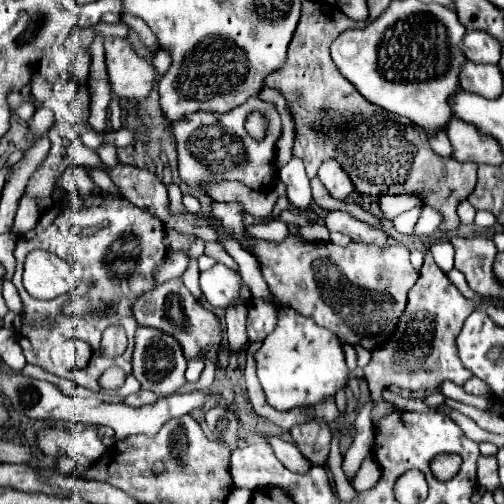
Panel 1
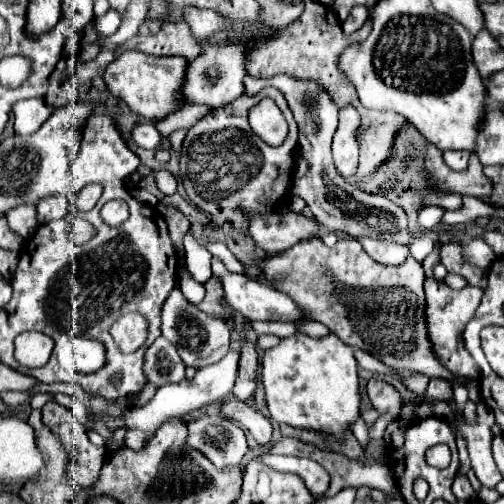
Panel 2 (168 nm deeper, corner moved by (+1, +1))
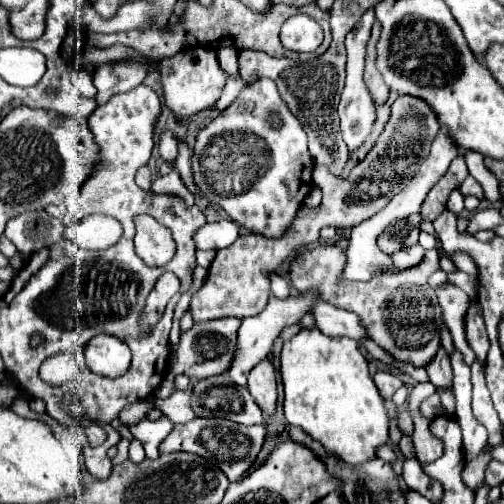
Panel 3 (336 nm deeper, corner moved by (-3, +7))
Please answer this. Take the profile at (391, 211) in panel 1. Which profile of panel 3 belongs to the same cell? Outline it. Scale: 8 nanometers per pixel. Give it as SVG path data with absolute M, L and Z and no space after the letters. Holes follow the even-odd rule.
M471 175L466 177L458 189L463 196L474 195L479 199L484 198L484 193L481 185Z

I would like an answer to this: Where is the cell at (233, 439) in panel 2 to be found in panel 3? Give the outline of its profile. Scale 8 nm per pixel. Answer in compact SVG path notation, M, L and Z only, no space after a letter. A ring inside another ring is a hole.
M194 417L188 423L174 425L172 433L162 441L160 453L170 453L170 451L192 451L208 461L214 461L230 481L240 479L250 465L254 463L256 455L262 449L264 443L264 433L266 429L262 425L236 425L234 421L220 421L216 417Z

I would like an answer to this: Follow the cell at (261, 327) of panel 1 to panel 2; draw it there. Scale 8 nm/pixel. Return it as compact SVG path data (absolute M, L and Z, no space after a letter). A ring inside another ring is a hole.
M252 323L252 325L254 325L258 335L260 333L272 333L276 337L280 337L280 339L290 337L290 335L294 335L298 331L292 323Z

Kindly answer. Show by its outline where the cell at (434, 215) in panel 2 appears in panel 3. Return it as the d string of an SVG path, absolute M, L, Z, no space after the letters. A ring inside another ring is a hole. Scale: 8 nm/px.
M455 189L448 199L448 209L456 215L464 209L464 196L460 195L460 191Z

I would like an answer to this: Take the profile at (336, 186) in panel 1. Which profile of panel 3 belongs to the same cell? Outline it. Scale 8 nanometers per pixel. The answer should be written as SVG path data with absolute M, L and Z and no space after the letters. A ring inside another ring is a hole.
M368 9L358 25L354 27L354 31L348 33L346 37L346 51L348 51L348 65L346 65L346 87L342 91L342 99L340 99L340 105L338 105L338 115L340 115L340 129L342 129L342 137L344 137L344 143L348 145L350 151L356 151L364 145L366 137L370 135L372 131L372 123L376 119L376 113L374 113L374 105L372 105L372 99L368 95L368 89L362 81L362 71L364 71L364 53L366 53L366 41L370 37L370 29L374 25L376 17L374 17L374 9Z

